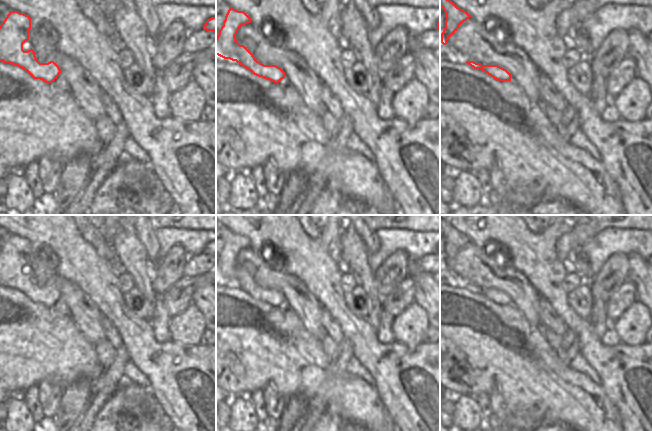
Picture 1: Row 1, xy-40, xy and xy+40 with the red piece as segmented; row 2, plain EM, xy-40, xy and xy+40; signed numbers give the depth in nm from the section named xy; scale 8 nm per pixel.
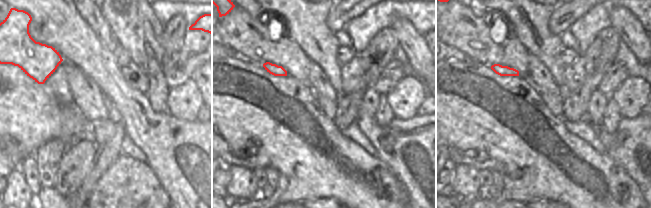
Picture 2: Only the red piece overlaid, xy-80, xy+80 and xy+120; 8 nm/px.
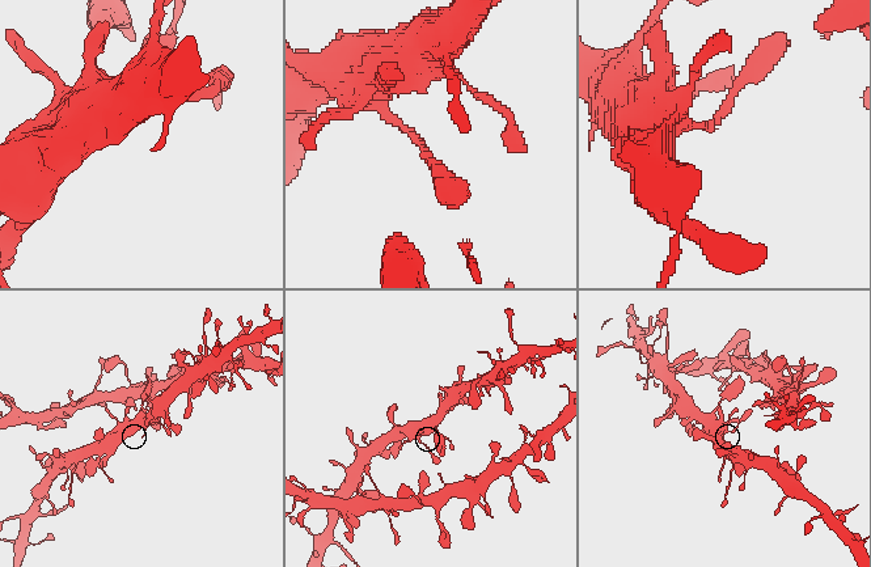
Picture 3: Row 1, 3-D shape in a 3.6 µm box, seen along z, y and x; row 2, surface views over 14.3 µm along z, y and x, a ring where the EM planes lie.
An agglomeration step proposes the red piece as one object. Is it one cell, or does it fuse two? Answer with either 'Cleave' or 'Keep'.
Keep

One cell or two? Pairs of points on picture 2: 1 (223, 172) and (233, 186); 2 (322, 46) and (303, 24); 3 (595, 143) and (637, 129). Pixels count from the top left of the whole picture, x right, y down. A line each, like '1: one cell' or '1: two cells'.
1: two cells
2: one cell
3: two cells

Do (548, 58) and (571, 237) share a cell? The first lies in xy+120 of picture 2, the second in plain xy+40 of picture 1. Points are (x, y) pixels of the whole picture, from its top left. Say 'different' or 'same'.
different

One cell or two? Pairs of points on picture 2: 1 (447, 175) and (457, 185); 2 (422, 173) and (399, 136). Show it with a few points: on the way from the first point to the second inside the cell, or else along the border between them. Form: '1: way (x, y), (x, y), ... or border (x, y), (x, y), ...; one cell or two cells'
1: border (453, 166), (453, 178), (450, 185); two cells
2: way (416, 164), (405, 145); one cell

